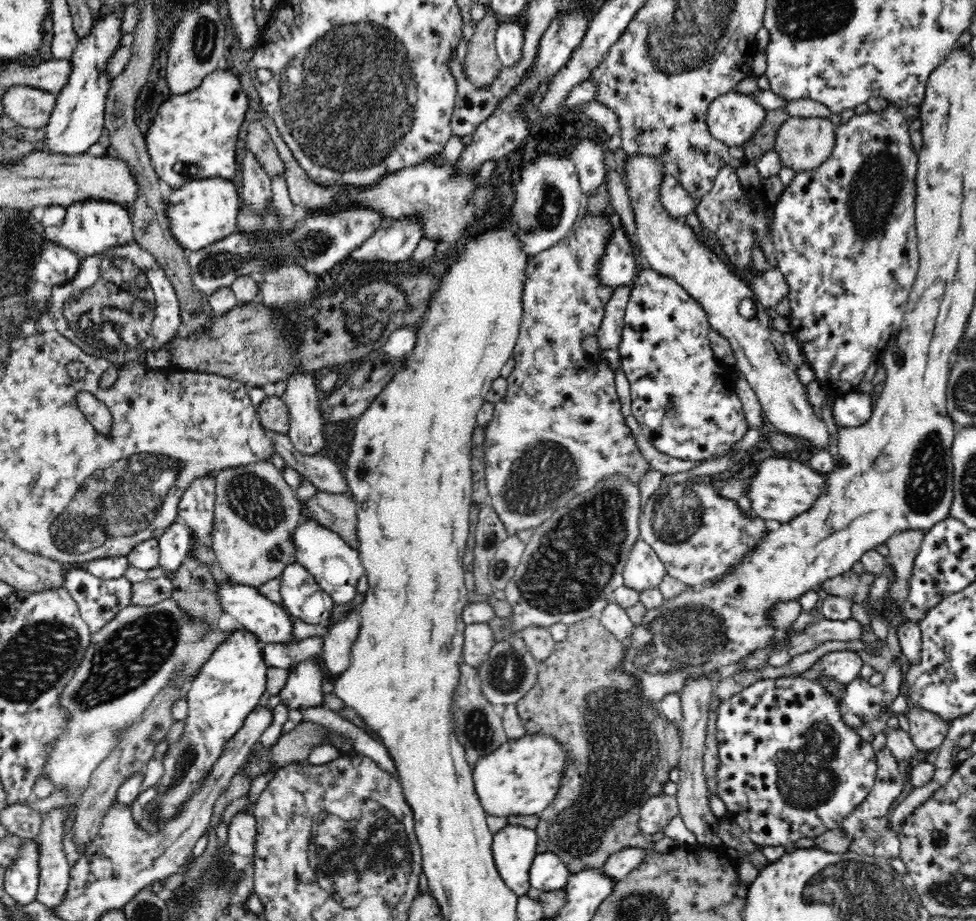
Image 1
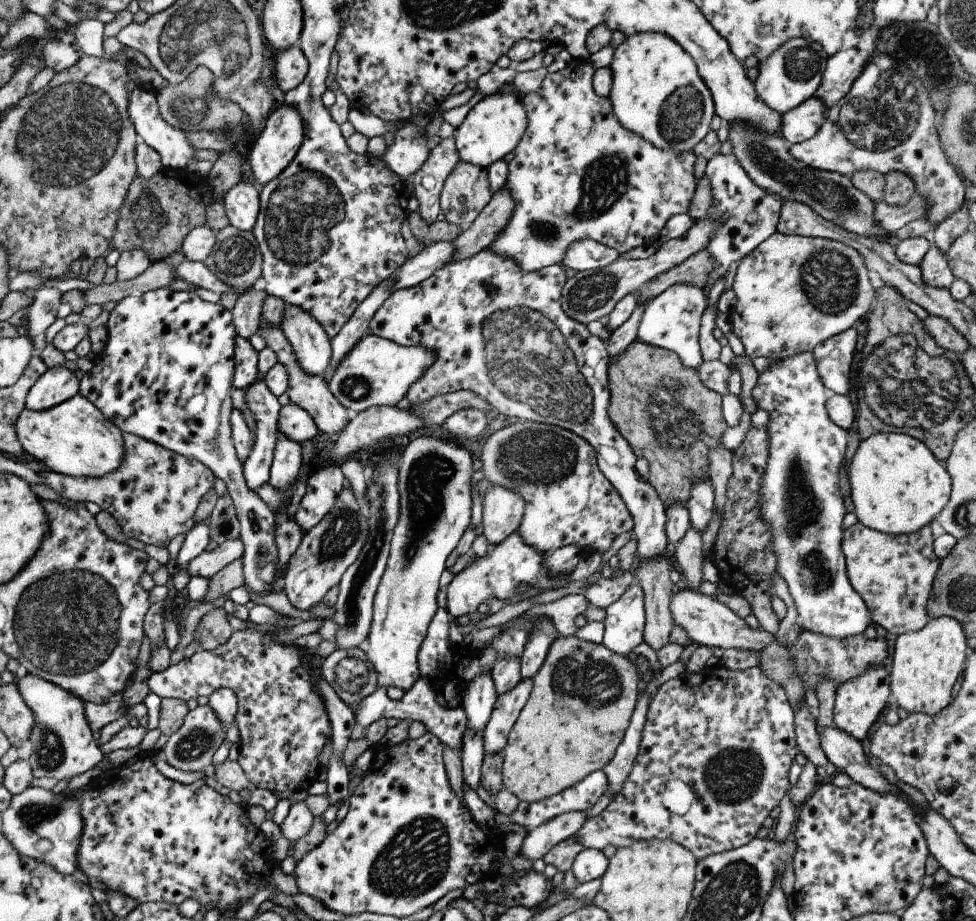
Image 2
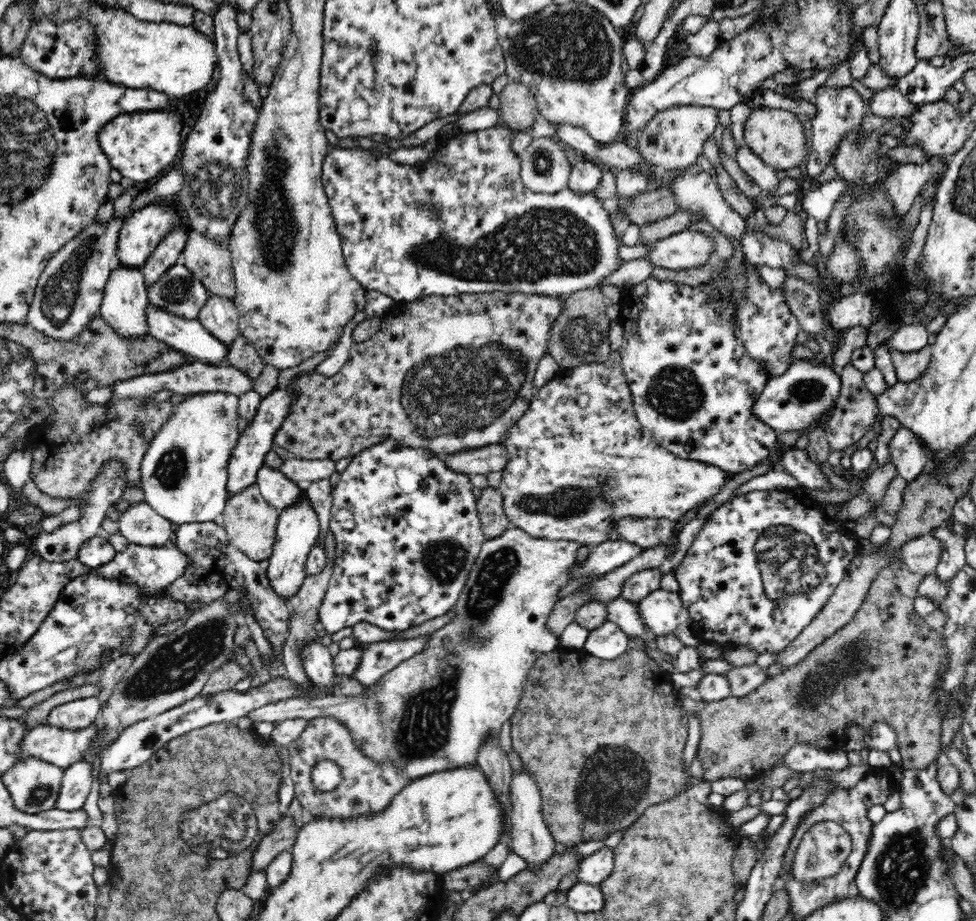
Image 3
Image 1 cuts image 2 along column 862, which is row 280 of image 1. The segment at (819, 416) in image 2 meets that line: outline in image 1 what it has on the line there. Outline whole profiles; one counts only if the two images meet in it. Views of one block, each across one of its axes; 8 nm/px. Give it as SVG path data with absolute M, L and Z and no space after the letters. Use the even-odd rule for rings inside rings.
M613 209L610 216L612 216L614 230L610 234L604 256L600 260L598 279L602 285L608 285L615 289L632 285L638 272L633 246L631 246L631 241L623 231L623 226Z

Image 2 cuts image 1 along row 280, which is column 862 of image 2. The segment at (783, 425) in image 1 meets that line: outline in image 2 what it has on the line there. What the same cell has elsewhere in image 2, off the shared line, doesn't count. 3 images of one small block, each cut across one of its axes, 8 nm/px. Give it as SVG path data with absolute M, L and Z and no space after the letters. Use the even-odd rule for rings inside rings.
M882 666L870 669L856 679L841 684L836 689L833 708L835 726L862 743L866 737L871 735L871 732L883 717L888 697L891 695L890 683L889 674Z

